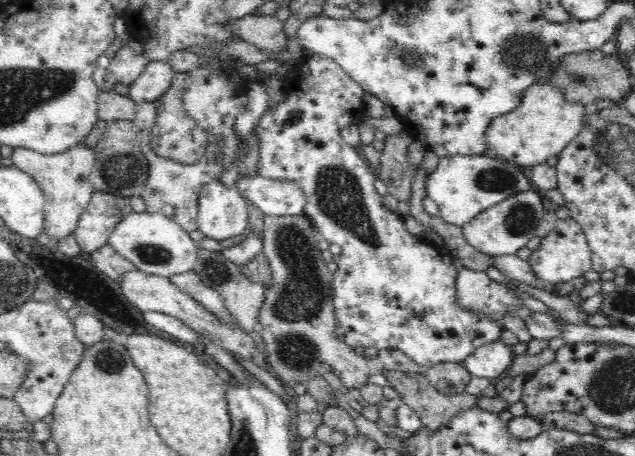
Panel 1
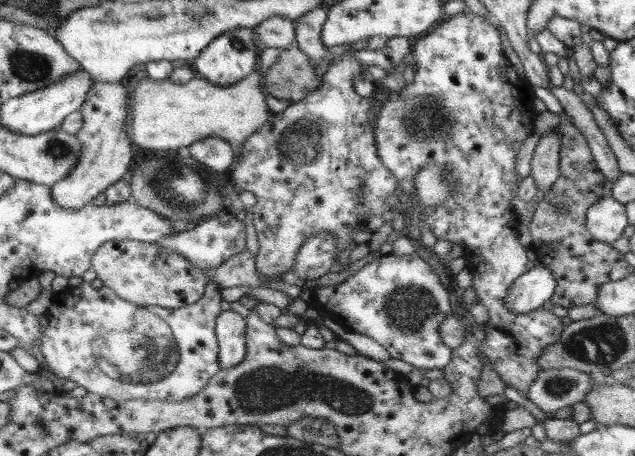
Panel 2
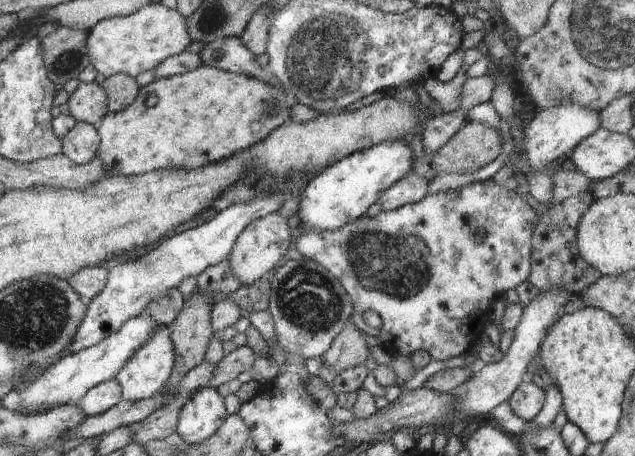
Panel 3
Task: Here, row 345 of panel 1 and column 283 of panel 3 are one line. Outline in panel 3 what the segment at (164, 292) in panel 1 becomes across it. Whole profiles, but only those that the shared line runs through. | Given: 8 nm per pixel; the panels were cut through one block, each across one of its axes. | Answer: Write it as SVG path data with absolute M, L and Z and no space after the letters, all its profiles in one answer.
M279 210L269 212L265 216L259 216L259 218L251 220L237 234L237 238L233 242L233 248L231 248L231 252L229 252L229 256L225 260L227 260L229 268L231 268L231 272L239 278L241 284L251 284L251 282L255 282L259 278L265 278L267 270L275 270L277 262L291 248L291 244L289 244L291 236L293 236L293 232L287 226L287 218Z

